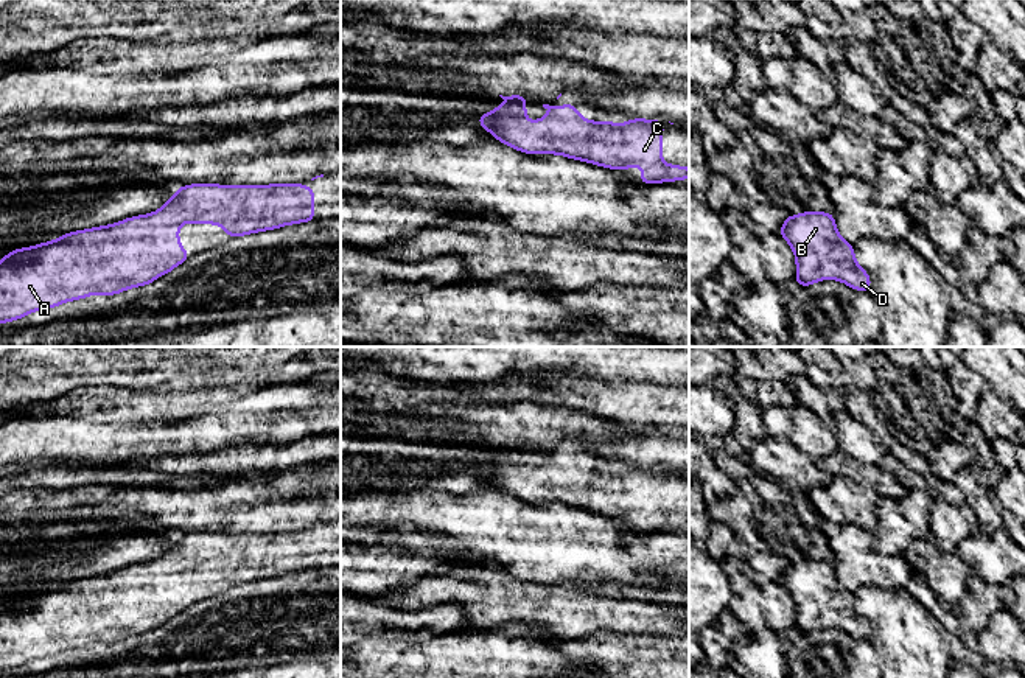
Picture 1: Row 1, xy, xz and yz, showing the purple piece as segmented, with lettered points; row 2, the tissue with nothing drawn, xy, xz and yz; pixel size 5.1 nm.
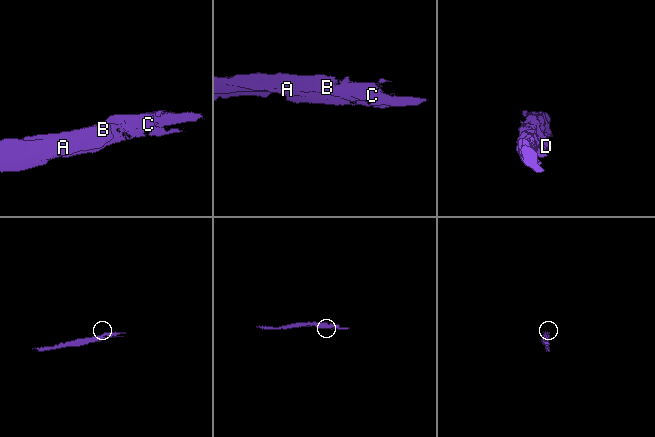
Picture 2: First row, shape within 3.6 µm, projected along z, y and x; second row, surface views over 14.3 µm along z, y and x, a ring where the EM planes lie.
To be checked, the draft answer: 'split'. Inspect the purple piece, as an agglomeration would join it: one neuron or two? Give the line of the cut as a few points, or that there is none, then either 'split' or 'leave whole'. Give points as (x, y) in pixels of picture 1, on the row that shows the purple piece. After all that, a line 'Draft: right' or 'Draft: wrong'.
no cut | leave whole
Draft: wrong

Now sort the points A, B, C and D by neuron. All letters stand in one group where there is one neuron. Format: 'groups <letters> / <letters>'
groups A B C D

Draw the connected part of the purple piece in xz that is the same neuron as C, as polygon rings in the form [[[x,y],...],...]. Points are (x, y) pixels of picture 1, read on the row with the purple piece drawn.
[[[526,95],[499,96],[506,104],[479,115],[478,124],[495,135],[498,142],[521,152],[560,154],[621,171],[630,166],[644,166],[644,174],[636,180],[647,185],[689,179],[689,168],[661,162],[663,128],[666,120],[641,120],[635,117],[624,124],[616,124],[613,121],[586,121],[577,112],[577,104],[565,104],[561,107],[543,104],[549,115],[537,121],[527,121]]]

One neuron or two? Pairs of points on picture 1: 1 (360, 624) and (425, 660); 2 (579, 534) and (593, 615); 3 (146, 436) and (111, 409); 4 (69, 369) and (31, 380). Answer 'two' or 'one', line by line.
1: two
2: two
3: two
4: one

